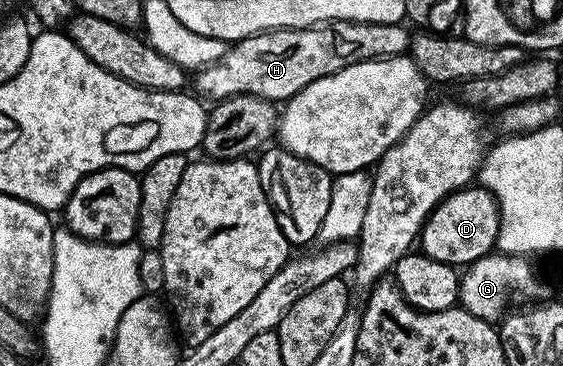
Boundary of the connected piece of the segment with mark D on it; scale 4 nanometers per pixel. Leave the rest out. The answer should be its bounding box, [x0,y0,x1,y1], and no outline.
[419,184,500,268]

